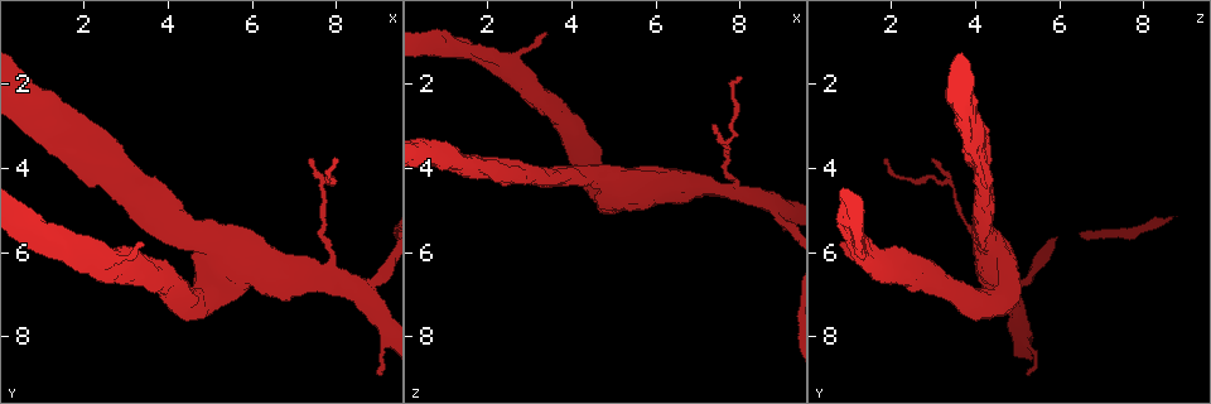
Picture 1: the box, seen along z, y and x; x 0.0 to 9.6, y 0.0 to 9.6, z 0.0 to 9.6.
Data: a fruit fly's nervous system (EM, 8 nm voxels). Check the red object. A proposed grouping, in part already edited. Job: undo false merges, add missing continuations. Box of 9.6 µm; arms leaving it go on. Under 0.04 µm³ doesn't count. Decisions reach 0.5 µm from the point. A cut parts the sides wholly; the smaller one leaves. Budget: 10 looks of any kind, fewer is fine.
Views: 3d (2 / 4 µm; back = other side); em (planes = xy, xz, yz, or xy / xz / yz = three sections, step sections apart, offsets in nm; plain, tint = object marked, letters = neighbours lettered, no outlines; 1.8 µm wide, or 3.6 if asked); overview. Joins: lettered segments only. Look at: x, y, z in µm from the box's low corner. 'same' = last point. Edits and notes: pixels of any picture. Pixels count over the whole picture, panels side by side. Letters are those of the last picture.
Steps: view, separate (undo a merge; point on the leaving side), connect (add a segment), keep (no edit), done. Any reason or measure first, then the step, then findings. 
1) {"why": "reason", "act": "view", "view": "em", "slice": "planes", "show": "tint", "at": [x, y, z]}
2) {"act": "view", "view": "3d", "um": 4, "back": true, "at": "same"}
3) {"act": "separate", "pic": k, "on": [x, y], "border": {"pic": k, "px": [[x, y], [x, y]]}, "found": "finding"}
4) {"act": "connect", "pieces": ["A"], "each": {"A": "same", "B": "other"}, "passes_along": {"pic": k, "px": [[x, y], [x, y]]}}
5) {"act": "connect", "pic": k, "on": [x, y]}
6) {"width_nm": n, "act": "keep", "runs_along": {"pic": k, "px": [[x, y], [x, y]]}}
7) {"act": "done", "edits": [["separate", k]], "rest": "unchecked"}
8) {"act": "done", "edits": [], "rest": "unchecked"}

{"why": "arms part here", "act": "view", "view": "em", "slice": "planes", "show": "letters", "at": [1.35, 5.65, 1.10]}

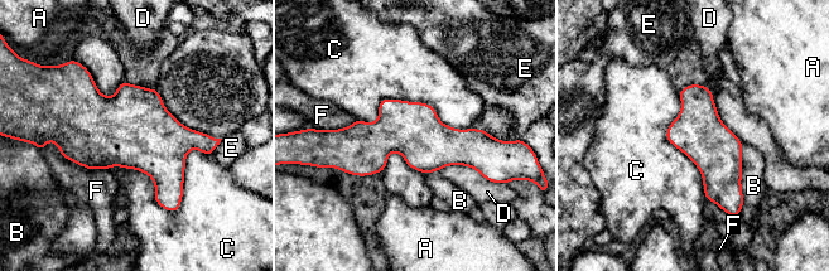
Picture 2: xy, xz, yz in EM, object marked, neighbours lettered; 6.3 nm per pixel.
{"act": "keep", "each": {"A": "other", "B": "other", "C": "other", "D": "other", "E": "other", "F": "other"}, "border": {"pic": 2, "px": [[356, 119], [403, 98], [471, 129]]}, "found": "one neuron here"}

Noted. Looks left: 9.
{"why": "thick turns thin", "act": "view", "view": "em", "um": 3.6, "slice": "planes", "show": "letters", "at": [1.10, 2.75, 3.85]}

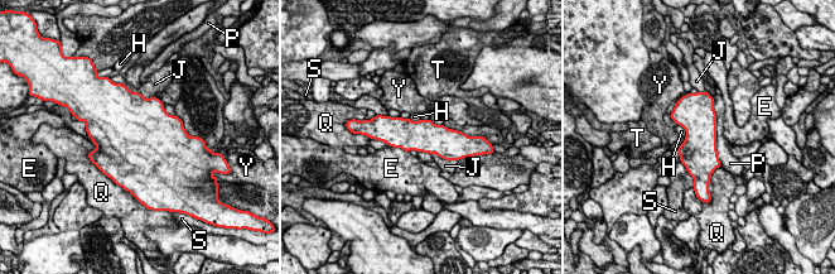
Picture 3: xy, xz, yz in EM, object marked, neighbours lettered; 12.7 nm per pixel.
{"act": "keep", "each": {"E": "other", "H": "other", "J": "other", "P": "other", "Q": "other", "S": "other", "T": "other", "Y": "other"}, "border": {"pic": 3, "px": [[712, 97], [715, 149], [722, 166]]}, "found": "one neuron here"}

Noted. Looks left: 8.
{"why": "abrupt turn", "act": "view", "view": "em", "slice": "xy", "step": 16, "show": "letters", "at": [7.80, 6.30, 4.40]}

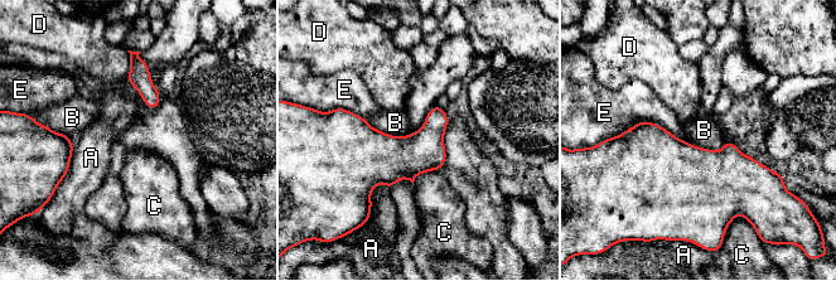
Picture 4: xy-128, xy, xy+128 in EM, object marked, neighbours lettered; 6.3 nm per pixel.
{"why": "another direction", "act": "view", "view": "em", "slice": "planes", "show": "letters", "at": "same"}

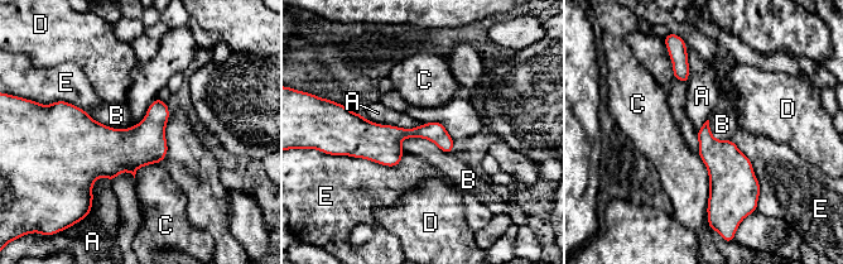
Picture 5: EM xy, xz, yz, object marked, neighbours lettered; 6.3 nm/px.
{"act": "keep", "each": {"A": "other", "B": "other", "C": "other", "D": "other", "E": "other"}, "found": "continuous, no second neuron"}

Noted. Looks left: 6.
{"why": "branch stops here", "act": "view", "view": "3d", "um": 2, "at": [9.05, 8.95, 5.25]}

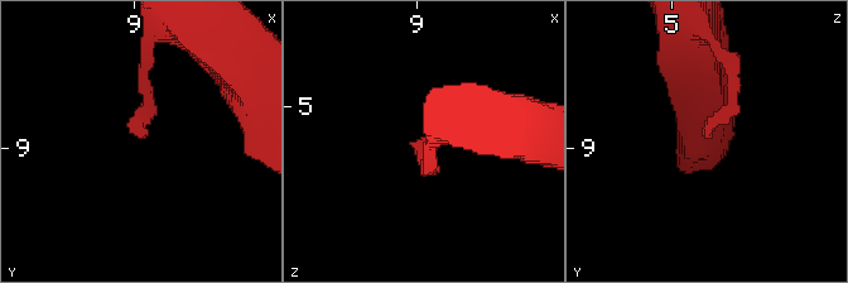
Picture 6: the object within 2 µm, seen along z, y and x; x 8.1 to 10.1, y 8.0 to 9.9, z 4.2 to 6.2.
{"why": "now the EM", "act": "view", "view": "em", "slice": "planes", "show": "letters", "at": [9.02, 8.92, 5.24]}

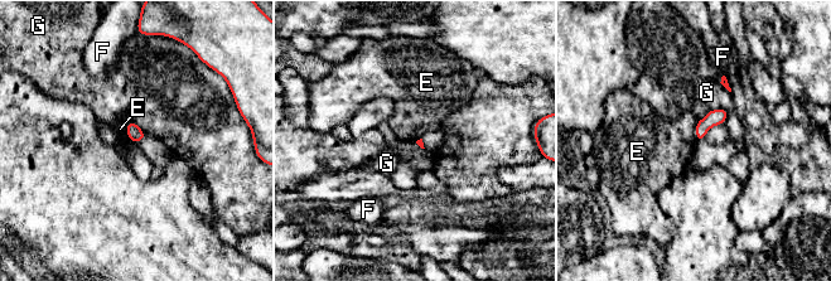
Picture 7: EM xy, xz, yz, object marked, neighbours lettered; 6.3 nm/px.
{"longest_contact_nm": ["E", 130], "act": "keep", "each": {"E": "other", "F": "other", "G": "other"}, "border": {"pic": 7, "px": [[697, 121], [695, 130], [696, 140]]}, "found": "none of them fits"}

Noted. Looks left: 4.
{"act": "done", "edits": [], "rest": "unchecked"}

